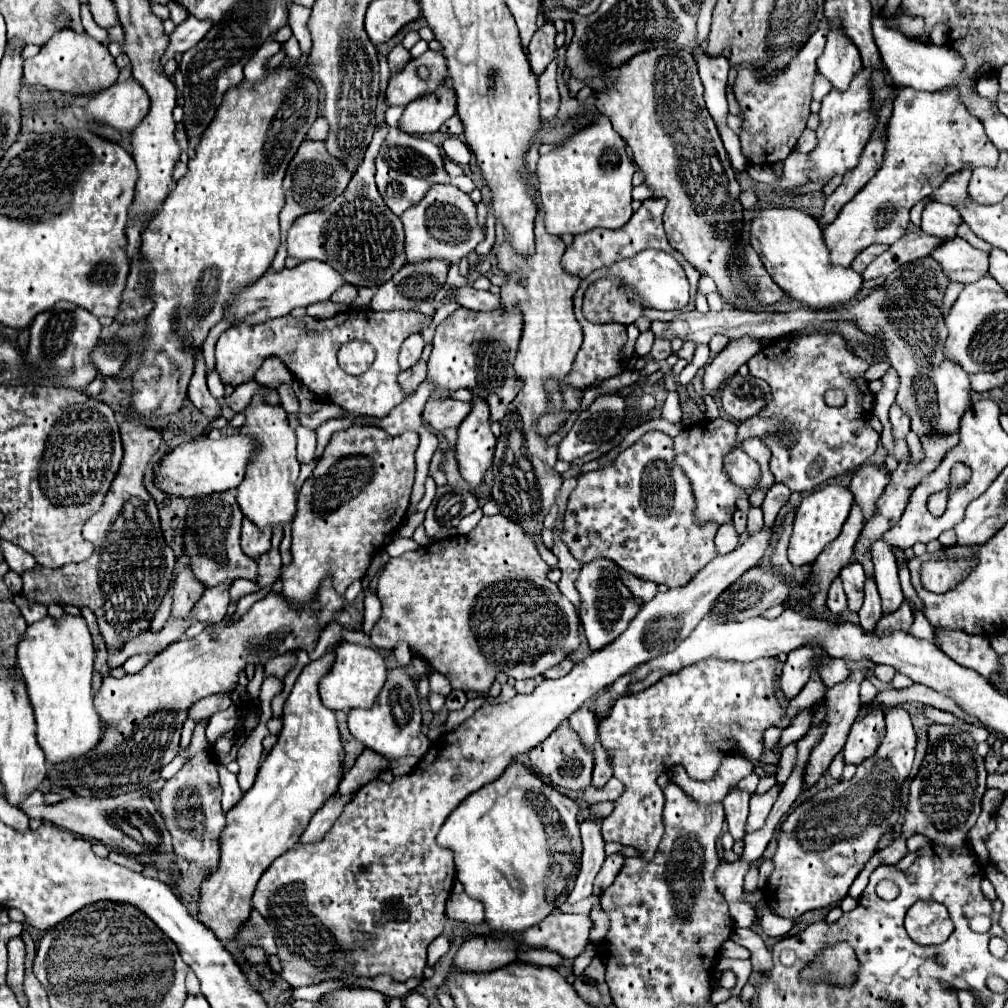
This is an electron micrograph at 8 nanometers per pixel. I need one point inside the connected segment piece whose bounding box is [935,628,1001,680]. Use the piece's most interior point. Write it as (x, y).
(975, 652)

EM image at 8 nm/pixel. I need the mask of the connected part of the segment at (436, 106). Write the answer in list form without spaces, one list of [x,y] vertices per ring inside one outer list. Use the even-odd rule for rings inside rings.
[[[449,82],[443,84],[439,96],[427,96],[427,100],[411,102],[401,120],[399,130],[413,136],[435,134],[439,132],[441,124],[455,114],[455,92],[449,92]]]

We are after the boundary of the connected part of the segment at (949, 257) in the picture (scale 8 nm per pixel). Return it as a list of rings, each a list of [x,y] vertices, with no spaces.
[[[963,238],[943,240],[929,256],[941,266],[943,274],[951,282],[975,282],[985,276],[989,268],[989,254],[969,246],[969,242],[965,242]]]

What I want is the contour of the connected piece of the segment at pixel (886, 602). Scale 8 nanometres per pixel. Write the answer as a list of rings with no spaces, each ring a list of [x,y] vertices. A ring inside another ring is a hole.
[[[883,538],[873,542],[871,558],[875,564],[875,584],[877,584],[879,596],[883,600],[883,612],[889,612],[889,610],[893,612],[905,600],[901,586],[899,586],[897,560],[891,552],[891,546]]]

